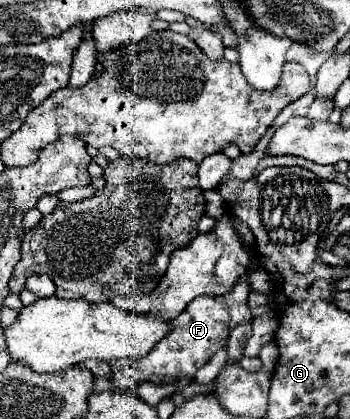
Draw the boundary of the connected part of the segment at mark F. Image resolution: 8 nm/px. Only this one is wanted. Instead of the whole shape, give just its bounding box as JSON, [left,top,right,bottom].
[111,274,253,392]

